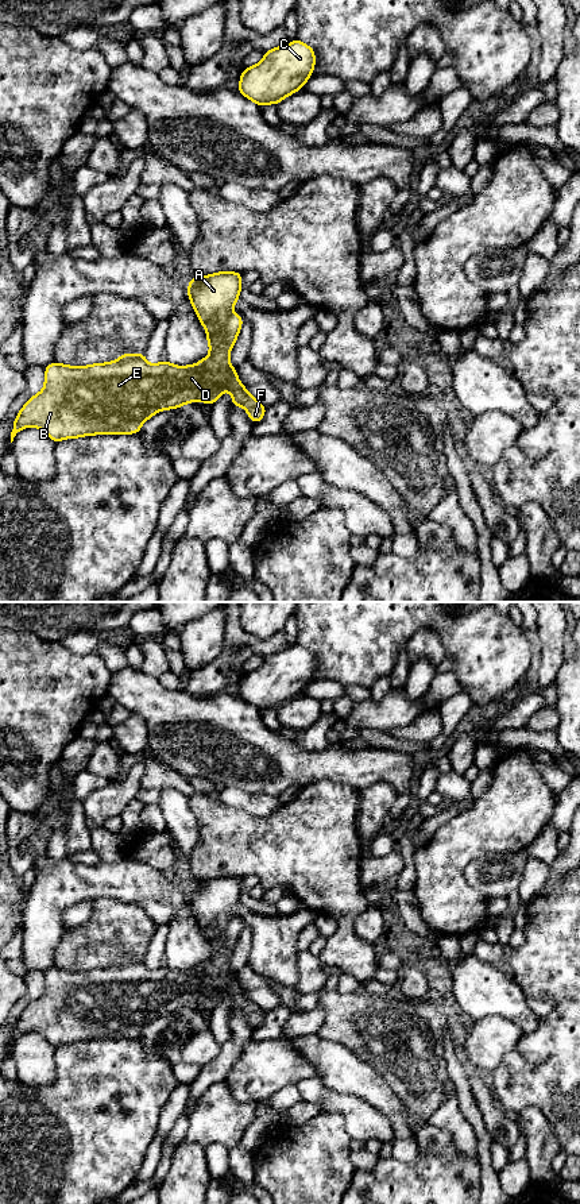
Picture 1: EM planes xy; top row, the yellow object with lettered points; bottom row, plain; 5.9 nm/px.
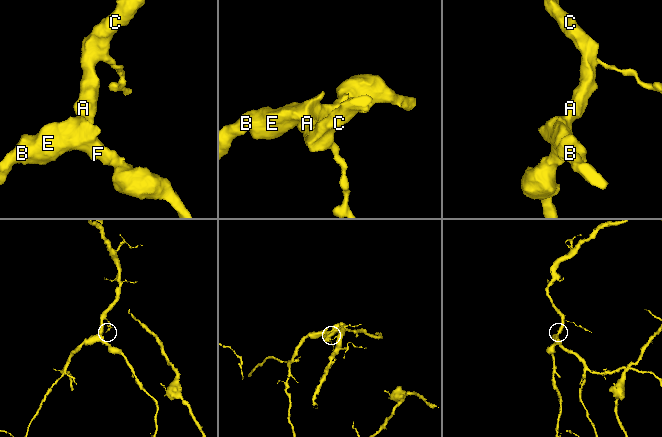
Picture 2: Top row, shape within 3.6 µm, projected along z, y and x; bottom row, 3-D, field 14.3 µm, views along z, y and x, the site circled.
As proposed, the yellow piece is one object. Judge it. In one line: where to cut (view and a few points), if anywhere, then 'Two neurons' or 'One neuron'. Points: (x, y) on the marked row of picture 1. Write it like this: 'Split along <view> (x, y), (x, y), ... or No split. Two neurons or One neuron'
No split. One neuron

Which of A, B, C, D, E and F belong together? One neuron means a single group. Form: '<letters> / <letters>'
A B C D E F

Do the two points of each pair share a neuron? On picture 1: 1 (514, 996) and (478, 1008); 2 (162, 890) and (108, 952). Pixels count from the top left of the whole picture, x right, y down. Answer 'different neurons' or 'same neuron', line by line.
1: same neuron
2: different neurons

